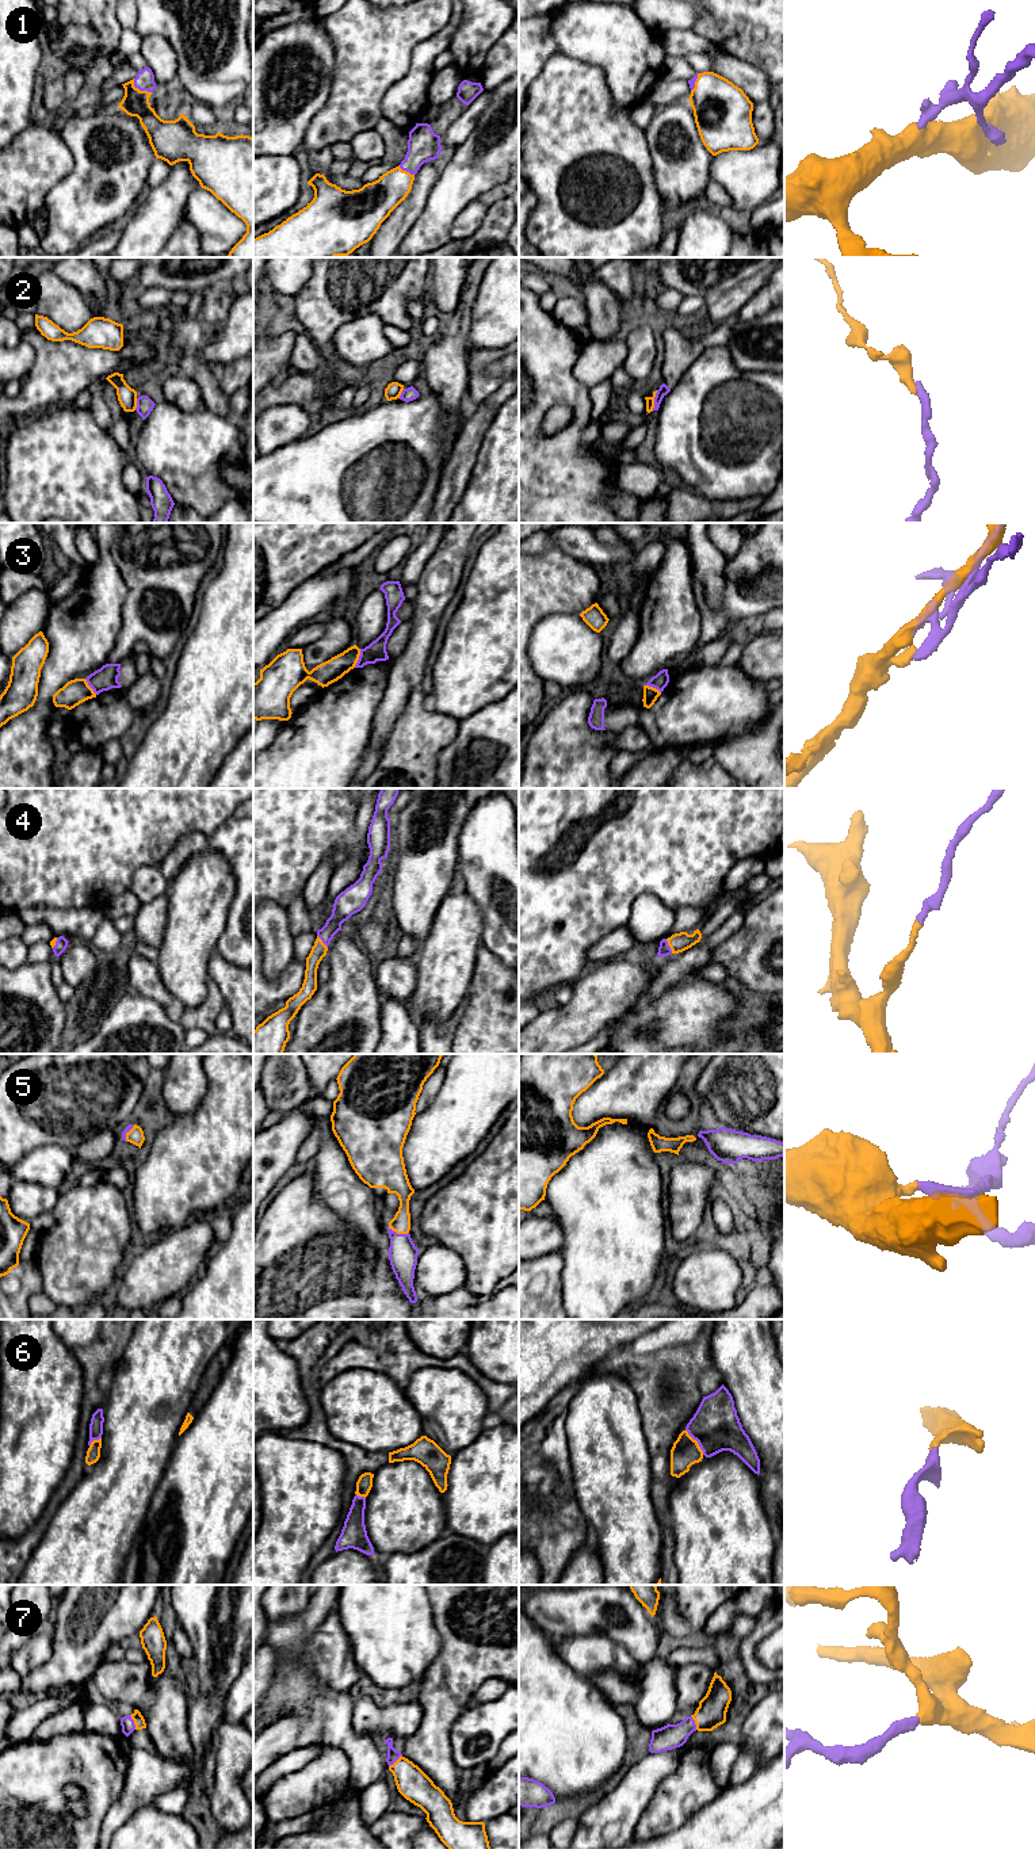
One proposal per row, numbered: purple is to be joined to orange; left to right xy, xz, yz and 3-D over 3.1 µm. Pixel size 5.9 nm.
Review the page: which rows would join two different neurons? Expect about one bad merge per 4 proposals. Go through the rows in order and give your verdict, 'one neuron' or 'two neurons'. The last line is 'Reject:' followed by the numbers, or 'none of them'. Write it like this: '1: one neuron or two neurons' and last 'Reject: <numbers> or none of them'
1: one neuron
2: two neurons
3: two neurons
4: one neuron
5: one neuron
6: one neuron
7: one neuron
Reject: 2, 3

